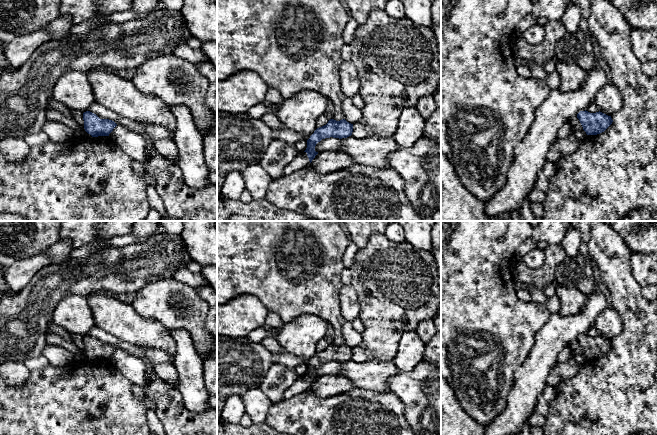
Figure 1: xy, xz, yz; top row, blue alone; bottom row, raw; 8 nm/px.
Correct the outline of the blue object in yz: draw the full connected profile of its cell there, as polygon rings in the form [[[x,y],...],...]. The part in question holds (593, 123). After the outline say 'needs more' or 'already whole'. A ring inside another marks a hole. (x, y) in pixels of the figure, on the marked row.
[[[586,110],[580,111],[577,118],[587,135],[597,135],[604,132],[613,122],[611,116],[600,111],[596,113],[590,113]]] | already whole

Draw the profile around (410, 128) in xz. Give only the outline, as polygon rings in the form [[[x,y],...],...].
[[[415,106],[402,110],[393,136],[399,147],[411,147],[423,136],[425,120]]]

